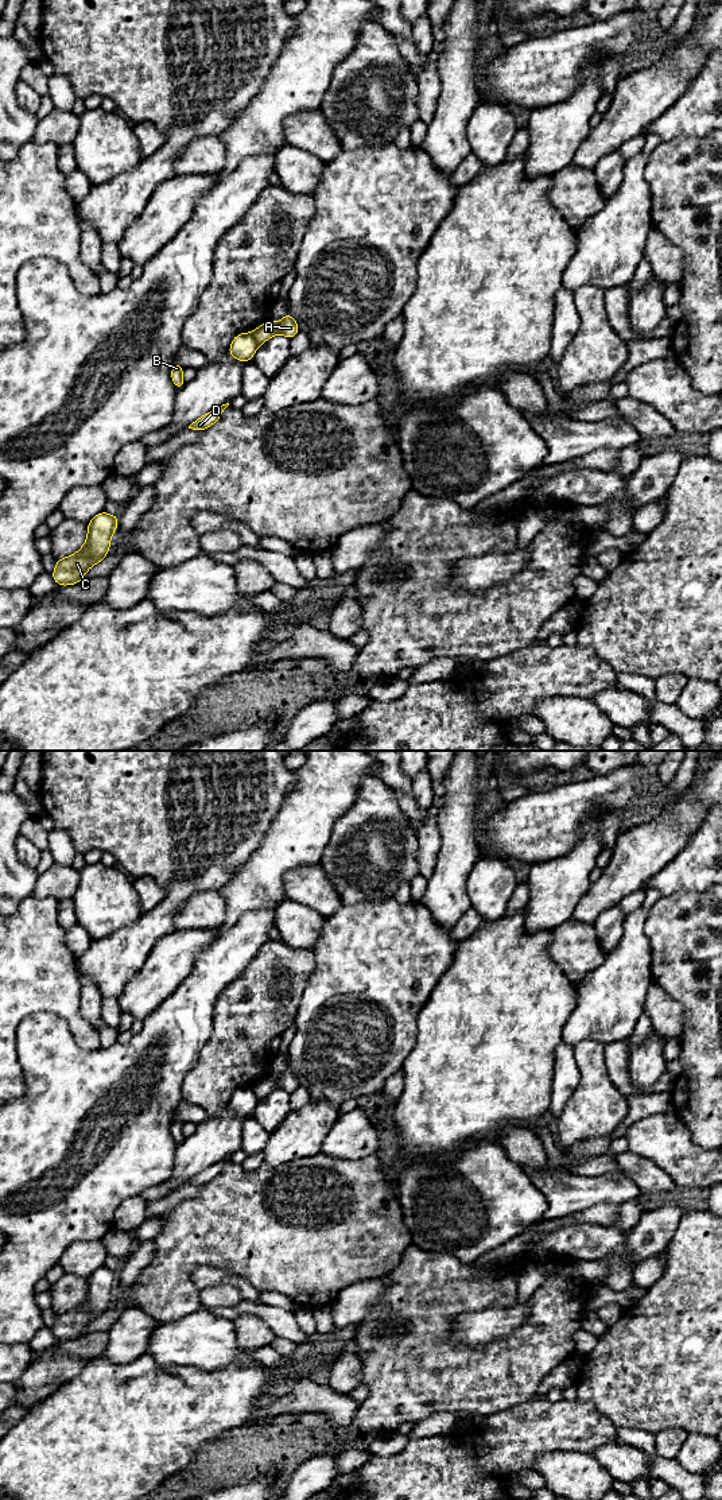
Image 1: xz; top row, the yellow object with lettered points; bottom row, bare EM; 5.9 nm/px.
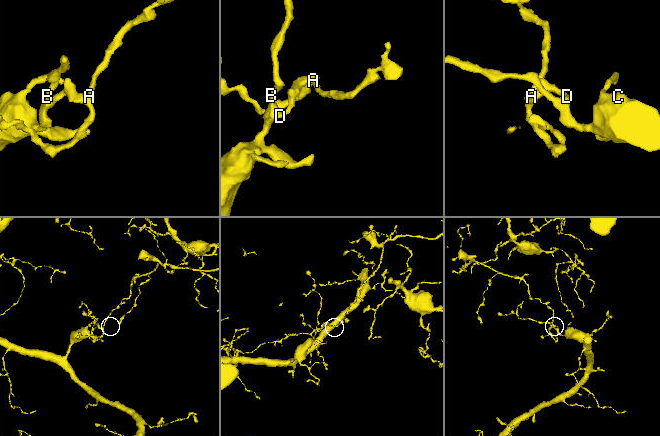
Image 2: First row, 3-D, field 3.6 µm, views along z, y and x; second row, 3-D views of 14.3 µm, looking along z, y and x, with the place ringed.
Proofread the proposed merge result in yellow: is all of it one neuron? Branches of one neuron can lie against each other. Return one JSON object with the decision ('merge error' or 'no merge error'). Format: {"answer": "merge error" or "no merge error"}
{"answer": "merge error"}

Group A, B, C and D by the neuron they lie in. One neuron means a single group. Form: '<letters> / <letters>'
A / B C D

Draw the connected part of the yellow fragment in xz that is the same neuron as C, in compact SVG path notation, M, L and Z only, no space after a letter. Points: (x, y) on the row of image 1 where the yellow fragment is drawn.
M97 513L88 523L88 538L85 544L74 554L57 559L53 580L61 585L74 585L84 581L84 574L96 563L101 562L110 549L110 536L117 530L119 516Z

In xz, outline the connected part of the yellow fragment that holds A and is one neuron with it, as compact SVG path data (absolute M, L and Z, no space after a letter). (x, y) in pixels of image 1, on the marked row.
M287 313L277 323L273 323L271 319L268 319L265 323L255 329L252 336L256 338L259 345L261 345L275 334L283 334L291 340L299 333L299 330L300 327L294 317Z

